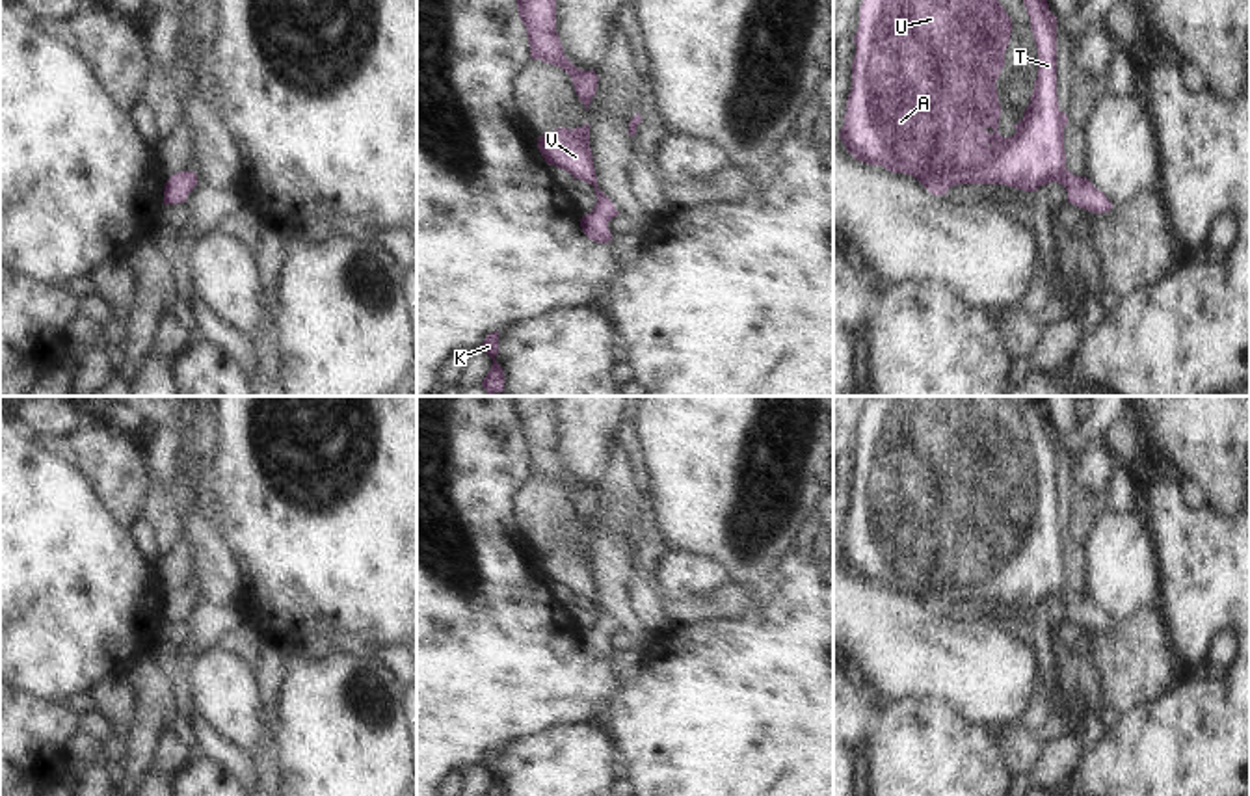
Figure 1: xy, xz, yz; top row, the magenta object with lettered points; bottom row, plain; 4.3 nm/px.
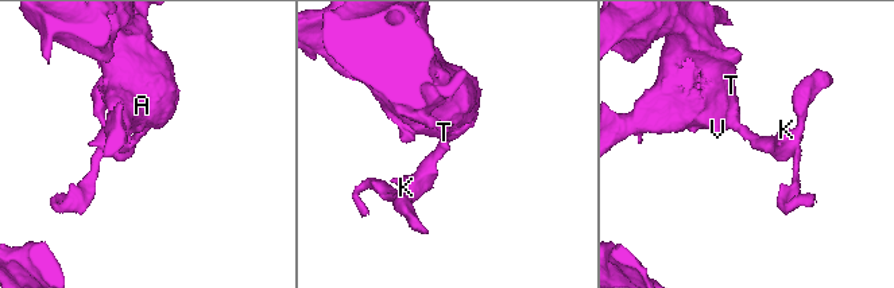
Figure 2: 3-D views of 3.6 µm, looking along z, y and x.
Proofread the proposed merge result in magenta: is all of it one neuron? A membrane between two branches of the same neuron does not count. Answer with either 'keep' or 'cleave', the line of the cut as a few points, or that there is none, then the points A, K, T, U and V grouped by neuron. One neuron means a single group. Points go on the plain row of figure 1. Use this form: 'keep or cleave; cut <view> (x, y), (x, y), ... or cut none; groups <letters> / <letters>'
keep; cut none; groups A K T U V

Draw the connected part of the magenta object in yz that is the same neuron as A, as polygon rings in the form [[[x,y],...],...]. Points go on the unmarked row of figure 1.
[[[876,396],[859,424],[859,443],[852,454],[852,506],[846,517],[844,541],[839,549],[846,567],[869,582],[884,582],[891,590],[915,593],[932,612],[945,612],[958,601],[1004,601],[1023,608],[1058,599],[1068,608],[1068,619],[1088,629],[1110,629],[1112,619],[1086,593],[1066,586],[1064,545],[1068,532],[1058,526],[1057,513],[1057,433],[1049,428],[1045,411],[1031,396],[1012,398],[1031,435],[1038,465],[1038,493],[1023,536],[1010,554],[999,551],[1001,521],[995,498],[1004,484],[1012,435],[999,420],[999,396]]]

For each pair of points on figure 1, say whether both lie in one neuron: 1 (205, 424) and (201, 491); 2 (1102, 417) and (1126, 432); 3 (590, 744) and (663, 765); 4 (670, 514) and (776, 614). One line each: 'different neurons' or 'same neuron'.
1: same neuron
2: different neurons
3: different neurons
4: different neurons

